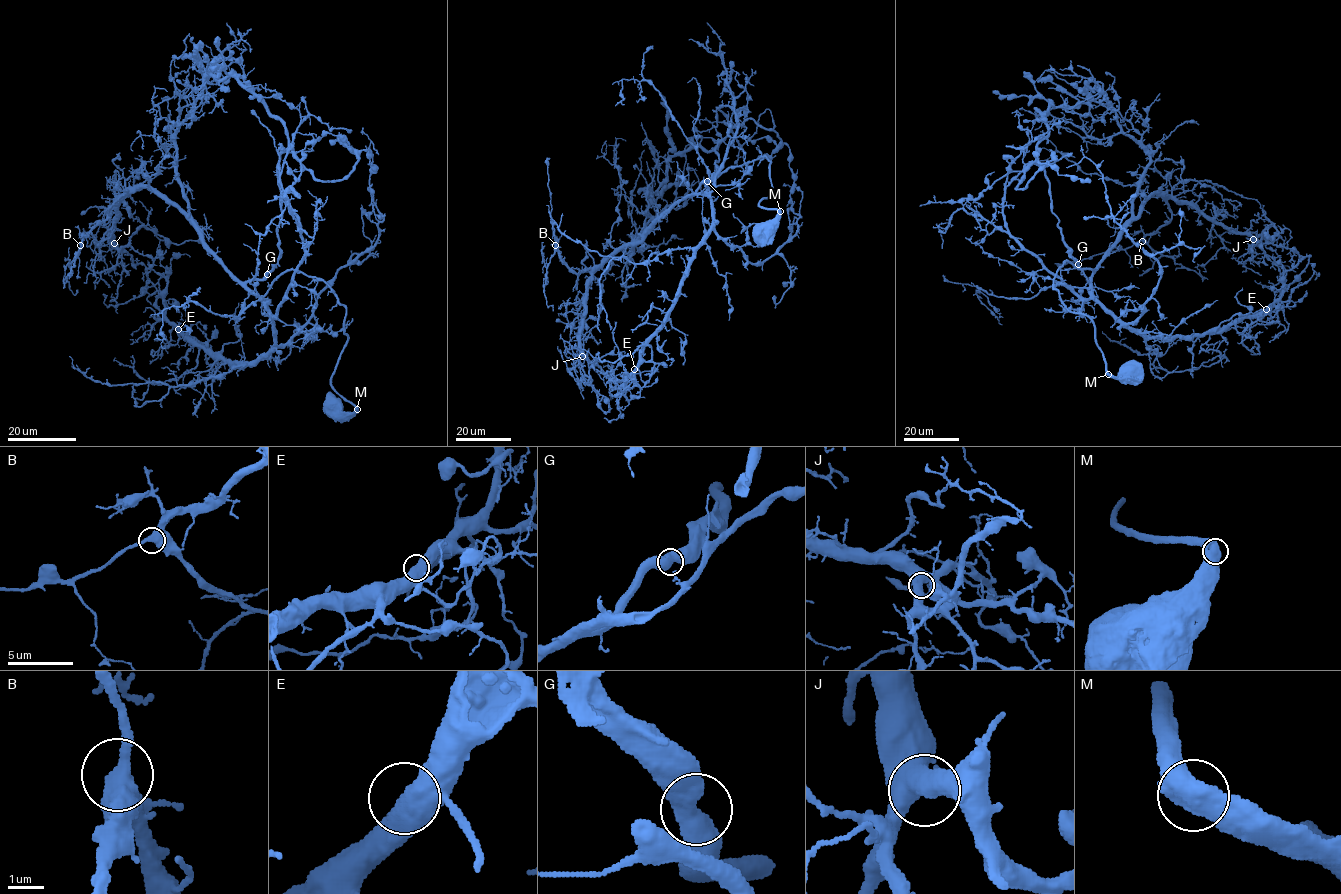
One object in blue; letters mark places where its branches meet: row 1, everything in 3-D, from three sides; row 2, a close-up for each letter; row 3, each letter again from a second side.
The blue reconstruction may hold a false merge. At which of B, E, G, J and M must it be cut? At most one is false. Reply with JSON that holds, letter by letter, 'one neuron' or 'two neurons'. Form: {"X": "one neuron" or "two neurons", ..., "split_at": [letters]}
{"B": "one neuron", "E": "one neuron", "G": "one neuron", "J": "one neuron", "M": "one neuron", "split_at": []}

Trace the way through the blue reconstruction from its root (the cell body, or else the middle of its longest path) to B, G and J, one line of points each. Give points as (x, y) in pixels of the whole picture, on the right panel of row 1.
B: (1128, 371), (1108, 373), (1092, 321), (1053, 277), (1069, 261), (1090, 281), (1160, 195), (1171, 218), (1142, 241)
G: (1128, 371), (1108, 373), (1092, 321), (1071, 313), (1053, 288), (1065, 261), (1090, 281), (1092, 271), (1078, 264)
J: (1128, 371), (1108, 373), (1092, 321), (1053, 288), (1063, 263), (1090, 281), (1155, 194), (1253, 239)

